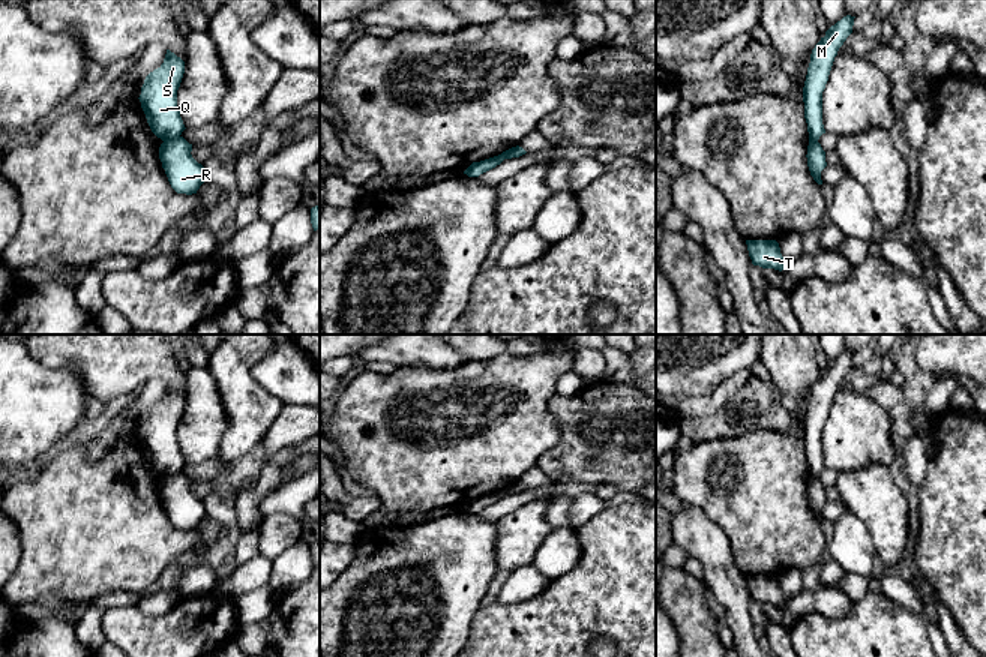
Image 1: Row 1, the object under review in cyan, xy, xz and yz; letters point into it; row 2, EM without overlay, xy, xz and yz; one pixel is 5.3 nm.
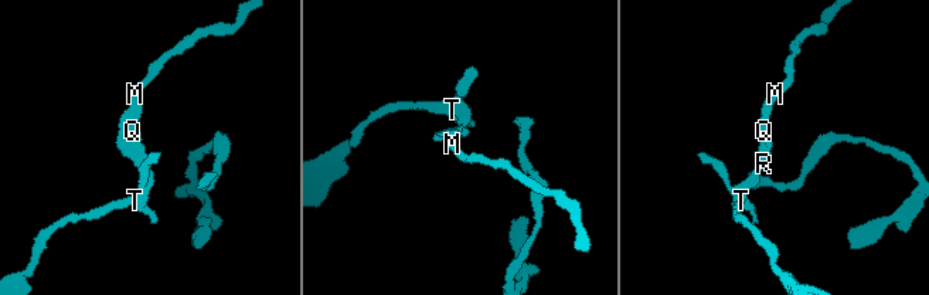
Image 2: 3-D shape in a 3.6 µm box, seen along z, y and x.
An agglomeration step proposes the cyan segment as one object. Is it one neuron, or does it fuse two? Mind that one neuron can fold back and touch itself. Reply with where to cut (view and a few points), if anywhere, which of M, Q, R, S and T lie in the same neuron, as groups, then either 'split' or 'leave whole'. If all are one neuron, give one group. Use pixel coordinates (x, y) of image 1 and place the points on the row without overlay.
cut xy (179, 471), (164, 477); groups M Q S / R T; split

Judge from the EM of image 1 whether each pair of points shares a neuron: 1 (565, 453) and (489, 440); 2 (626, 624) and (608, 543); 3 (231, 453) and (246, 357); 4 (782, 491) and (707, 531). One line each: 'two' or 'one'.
1: two
2: one
3: one
4: two

